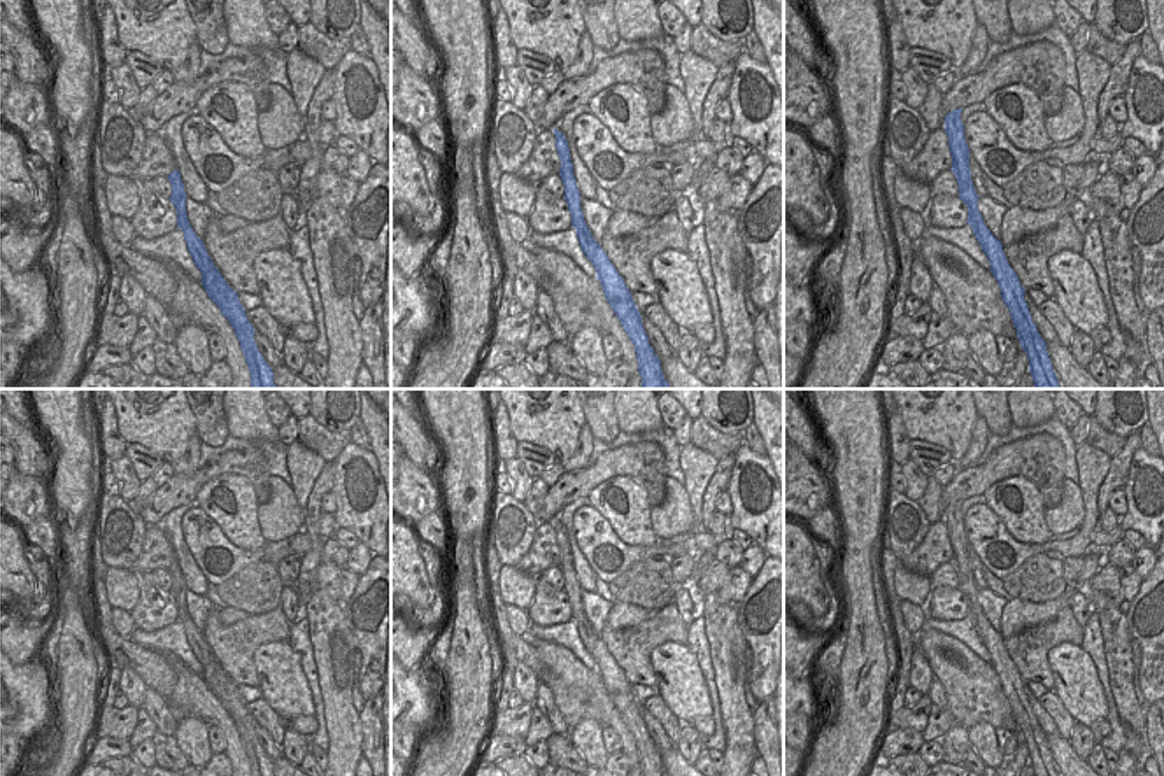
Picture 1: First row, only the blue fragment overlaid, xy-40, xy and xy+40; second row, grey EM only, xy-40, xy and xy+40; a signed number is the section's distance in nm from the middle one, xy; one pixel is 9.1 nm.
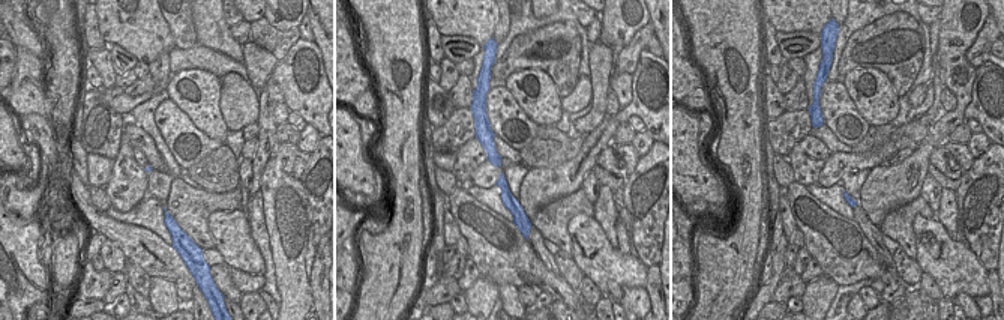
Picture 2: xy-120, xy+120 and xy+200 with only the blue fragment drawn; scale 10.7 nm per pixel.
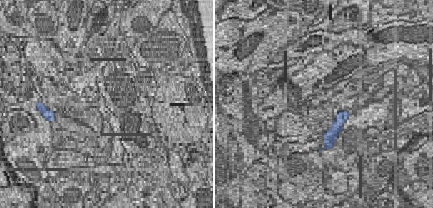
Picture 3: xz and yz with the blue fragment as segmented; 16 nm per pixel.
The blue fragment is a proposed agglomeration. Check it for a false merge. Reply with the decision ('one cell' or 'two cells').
two cells

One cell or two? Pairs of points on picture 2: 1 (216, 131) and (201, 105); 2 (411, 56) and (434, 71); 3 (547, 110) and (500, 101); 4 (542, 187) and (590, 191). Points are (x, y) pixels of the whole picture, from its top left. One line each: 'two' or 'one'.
1: one
2: two
3: two
4: two

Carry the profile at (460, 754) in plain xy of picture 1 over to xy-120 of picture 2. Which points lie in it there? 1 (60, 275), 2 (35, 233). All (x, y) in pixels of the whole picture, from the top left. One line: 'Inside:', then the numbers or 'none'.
Inside: 1

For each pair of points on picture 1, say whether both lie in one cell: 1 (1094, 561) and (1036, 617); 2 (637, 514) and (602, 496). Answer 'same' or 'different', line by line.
1: same
2: same

